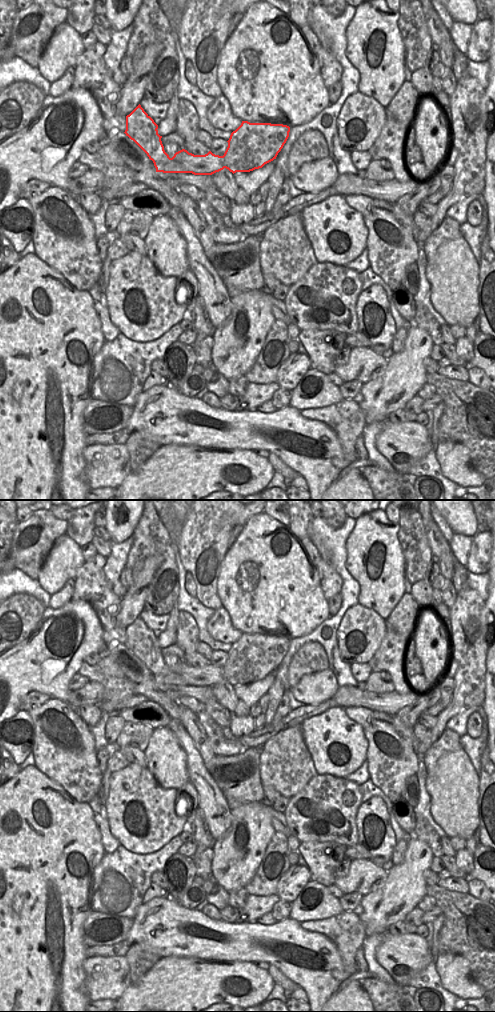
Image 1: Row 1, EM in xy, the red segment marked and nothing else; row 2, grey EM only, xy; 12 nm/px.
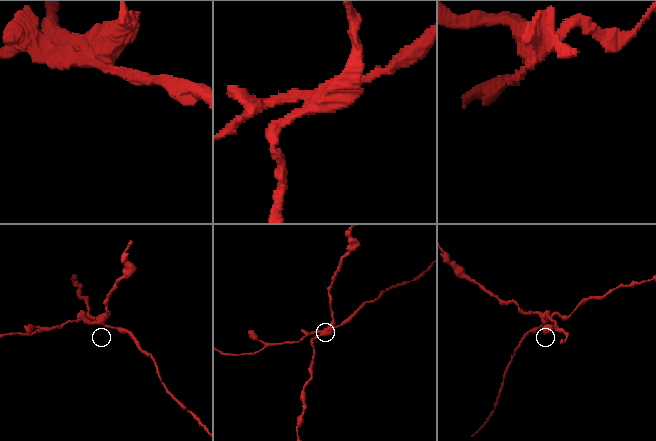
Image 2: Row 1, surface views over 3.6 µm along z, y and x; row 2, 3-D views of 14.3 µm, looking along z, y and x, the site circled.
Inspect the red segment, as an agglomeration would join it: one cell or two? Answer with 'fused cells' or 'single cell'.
fused cells

